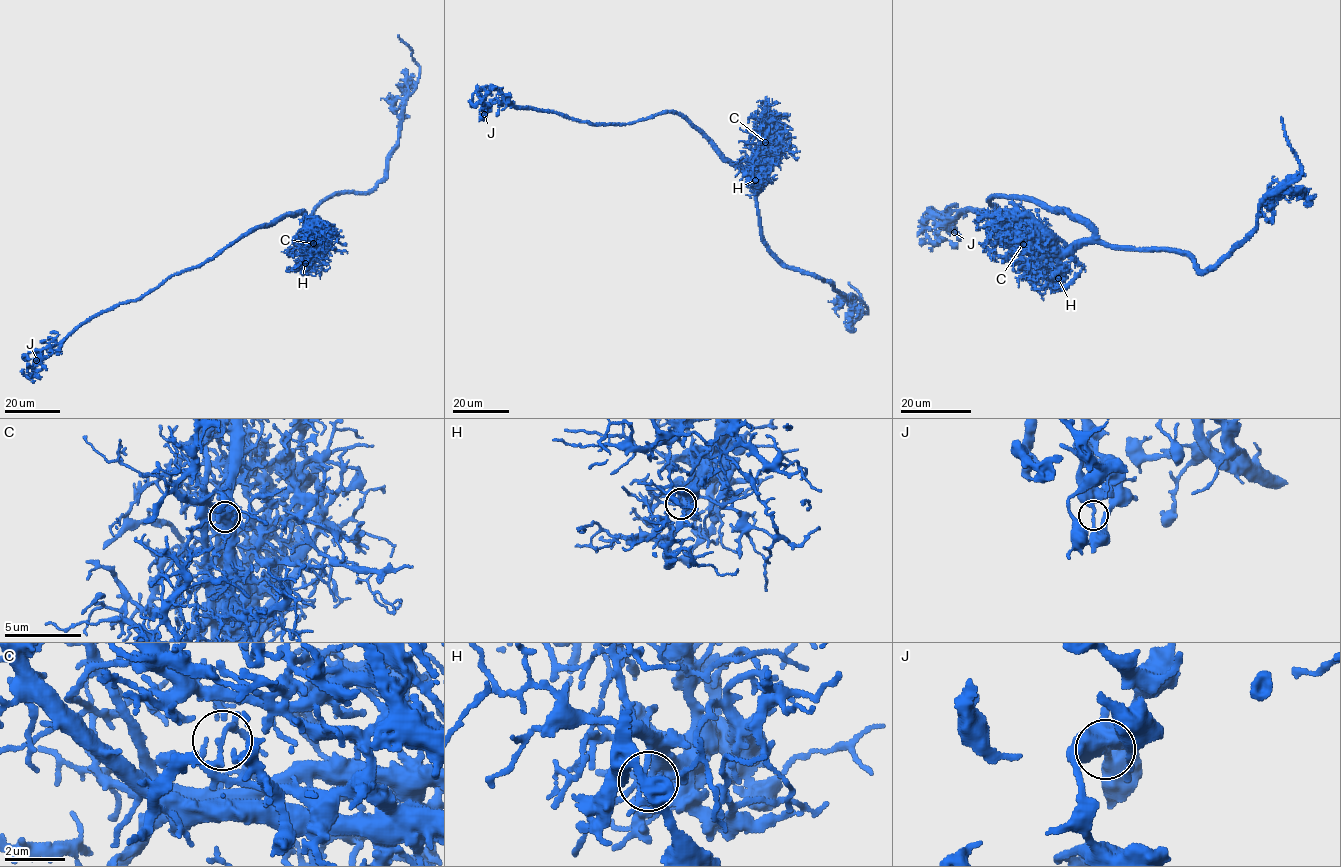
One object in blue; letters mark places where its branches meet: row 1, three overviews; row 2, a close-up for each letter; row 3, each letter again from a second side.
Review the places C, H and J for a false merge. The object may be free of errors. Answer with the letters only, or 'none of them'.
J

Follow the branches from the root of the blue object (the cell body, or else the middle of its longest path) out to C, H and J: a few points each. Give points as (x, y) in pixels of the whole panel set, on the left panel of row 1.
C: (270, 223), (294, 213), (301, 214), (305, 227), (314, 235), (316, 245), (313, 243)
H: (270, 223), (294, 213), (303, 215), (304, 225), (315, 241), (310, 257), (305, 263)
J: (270, 223), (242, 234), (204, 262), (172, 274), (138, 298), (90, 317), (54, 346), (31, 350), (36, 360)

